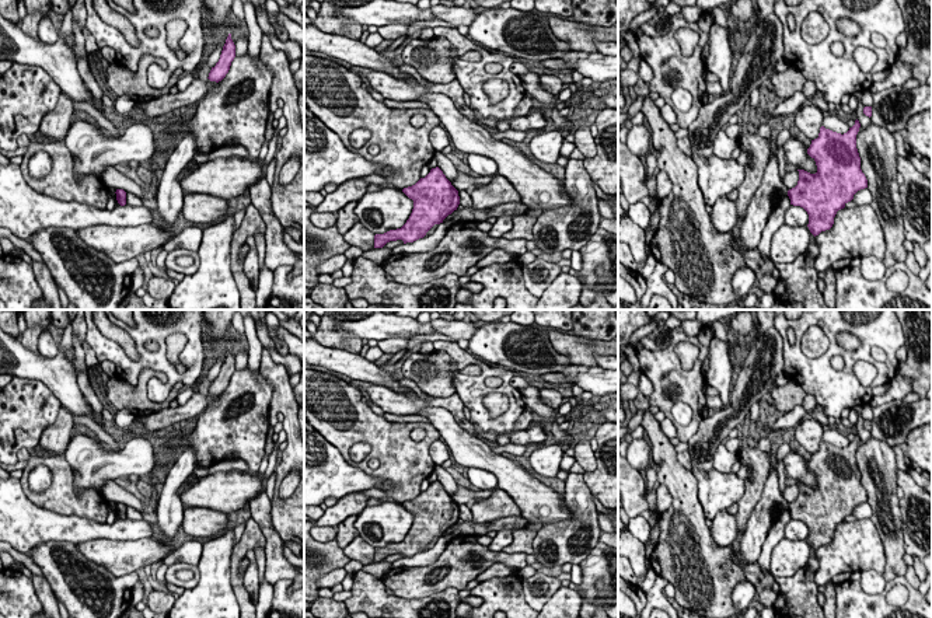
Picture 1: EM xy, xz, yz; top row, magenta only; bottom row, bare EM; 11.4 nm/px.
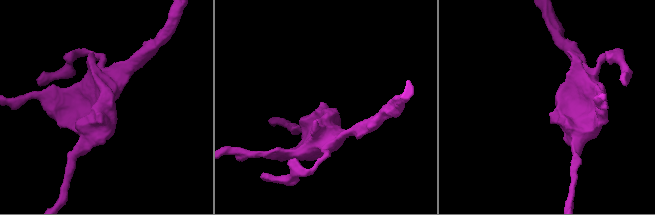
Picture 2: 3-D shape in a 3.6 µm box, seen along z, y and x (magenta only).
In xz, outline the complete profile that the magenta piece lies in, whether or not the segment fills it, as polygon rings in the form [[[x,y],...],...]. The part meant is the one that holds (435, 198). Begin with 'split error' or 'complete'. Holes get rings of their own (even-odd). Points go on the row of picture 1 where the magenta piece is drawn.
complete; [[[436,167],[415,185],[402,192],[413,200],[413,209],[406,223],[397,230],[374,235],[374,248],[383,248],[390,241],[402,240],[404,244],[423,238],[434,226],[457,210],[460,205],[458,191]]]

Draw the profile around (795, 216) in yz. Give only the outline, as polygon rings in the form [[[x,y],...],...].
[[[790,205],[783,220],[790,227],[802,227],[809,224],[809,214],[803,207]]]

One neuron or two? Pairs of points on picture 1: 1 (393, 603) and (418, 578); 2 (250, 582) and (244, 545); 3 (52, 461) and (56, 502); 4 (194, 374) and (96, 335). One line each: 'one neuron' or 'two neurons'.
1: two neurons
2: two neurons
3: one neuron
4: one neuron

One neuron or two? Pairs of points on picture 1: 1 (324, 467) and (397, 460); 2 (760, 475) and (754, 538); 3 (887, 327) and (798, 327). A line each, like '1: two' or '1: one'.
1: two
2: two
3: one

